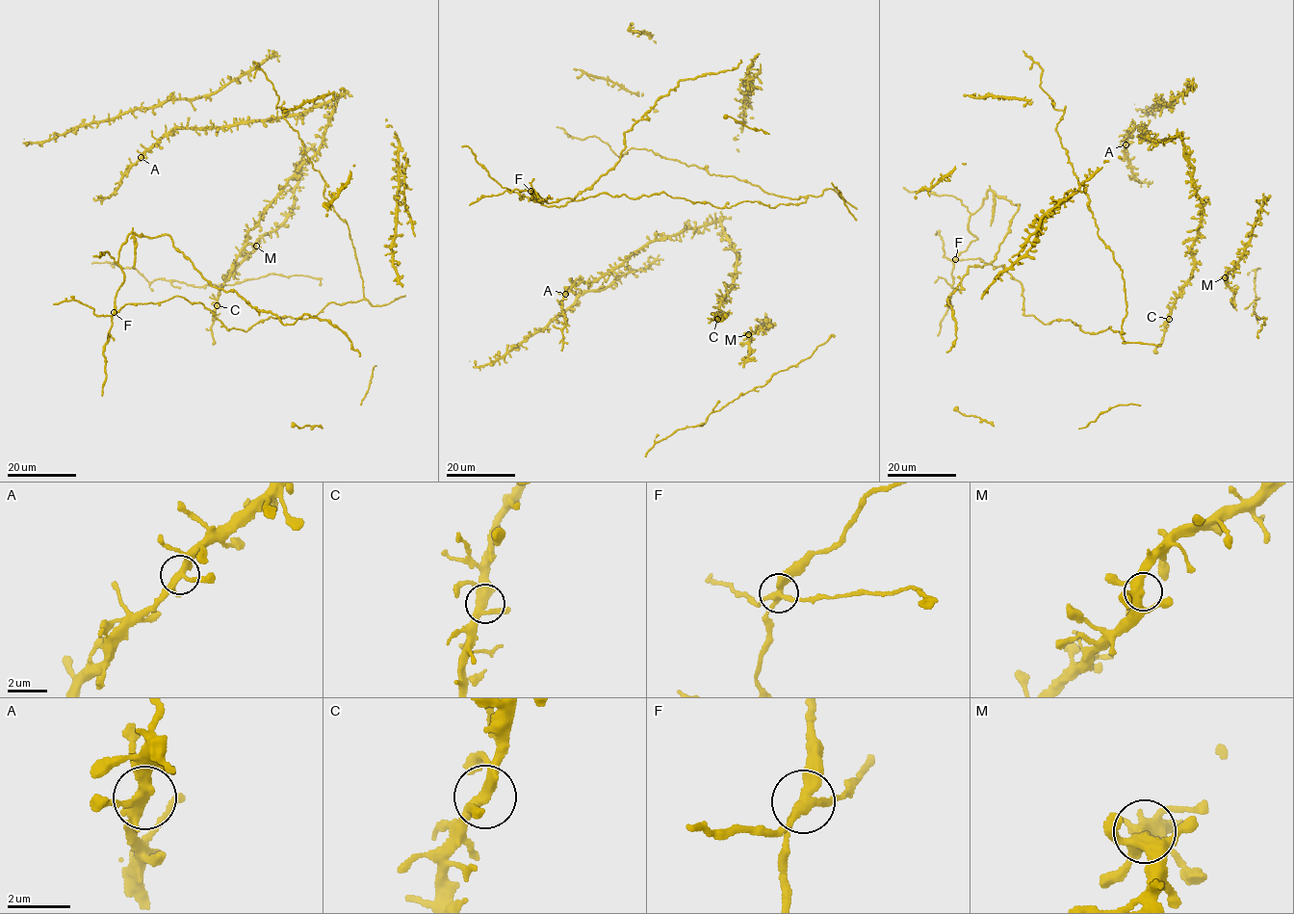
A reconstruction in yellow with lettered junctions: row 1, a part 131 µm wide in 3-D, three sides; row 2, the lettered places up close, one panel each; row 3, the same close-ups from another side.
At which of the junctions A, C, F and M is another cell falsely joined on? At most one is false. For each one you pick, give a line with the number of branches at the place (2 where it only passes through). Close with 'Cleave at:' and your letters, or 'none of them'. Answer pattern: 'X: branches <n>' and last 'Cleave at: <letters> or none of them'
F: branches 4
Cleave at: F

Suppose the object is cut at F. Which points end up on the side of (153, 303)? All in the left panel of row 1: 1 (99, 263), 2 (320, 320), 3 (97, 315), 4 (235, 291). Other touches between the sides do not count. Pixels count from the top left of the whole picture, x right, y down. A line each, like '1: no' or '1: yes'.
1: yes
2: no
3: yes
4: no

